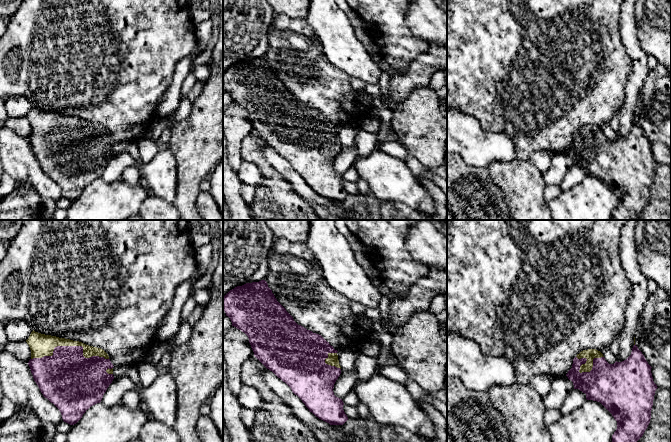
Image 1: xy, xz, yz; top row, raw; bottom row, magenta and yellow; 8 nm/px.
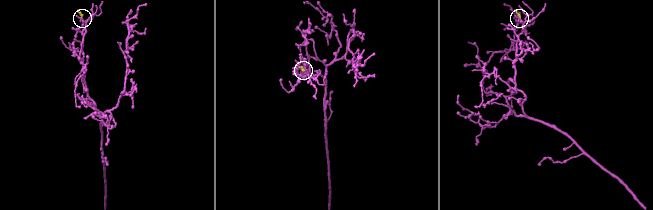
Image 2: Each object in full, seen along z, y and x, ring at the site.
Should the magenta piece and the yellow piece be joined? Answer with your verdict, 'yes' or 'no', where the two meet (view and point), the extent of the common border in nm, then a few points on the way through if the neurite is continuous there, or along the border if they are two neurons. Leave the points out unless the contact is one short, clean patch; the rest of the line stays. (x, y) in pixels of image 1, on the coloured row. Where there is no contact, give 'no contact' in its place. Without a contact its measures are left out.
yes; contact xy (71, 346); length 600 nm

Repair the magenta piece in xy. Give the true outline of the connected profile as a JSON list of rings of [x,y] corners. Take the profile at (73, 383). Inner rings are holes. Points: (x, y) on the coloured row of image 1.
[[[34,330],[26,342],[31,350],[28,365],[34,381],[43,396],[59,409],[64,422],[76,424],[91,406],[101,402],[114,379],[114,366],[103,349]]]

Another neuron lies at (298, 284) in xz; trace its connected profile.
[[[272,252],[267,262],[268,273],[264,280],[277,301],[298,325],[321,335],[335,350],[360,350],[362,343],[375,332],[372,321],[364,313],[354,314],[350,309],[351,302],[329,286],[318,262]]]

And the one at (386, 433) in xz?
[[[377,426],[380,442],[422,442],[421,438],[400,426]]]

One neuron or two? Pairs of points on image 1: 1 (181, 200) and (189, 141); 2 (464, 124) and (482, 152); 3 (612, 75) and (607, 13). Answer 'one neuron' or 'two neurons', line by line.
1: one neuron
2: one neuron
3: one neuron

